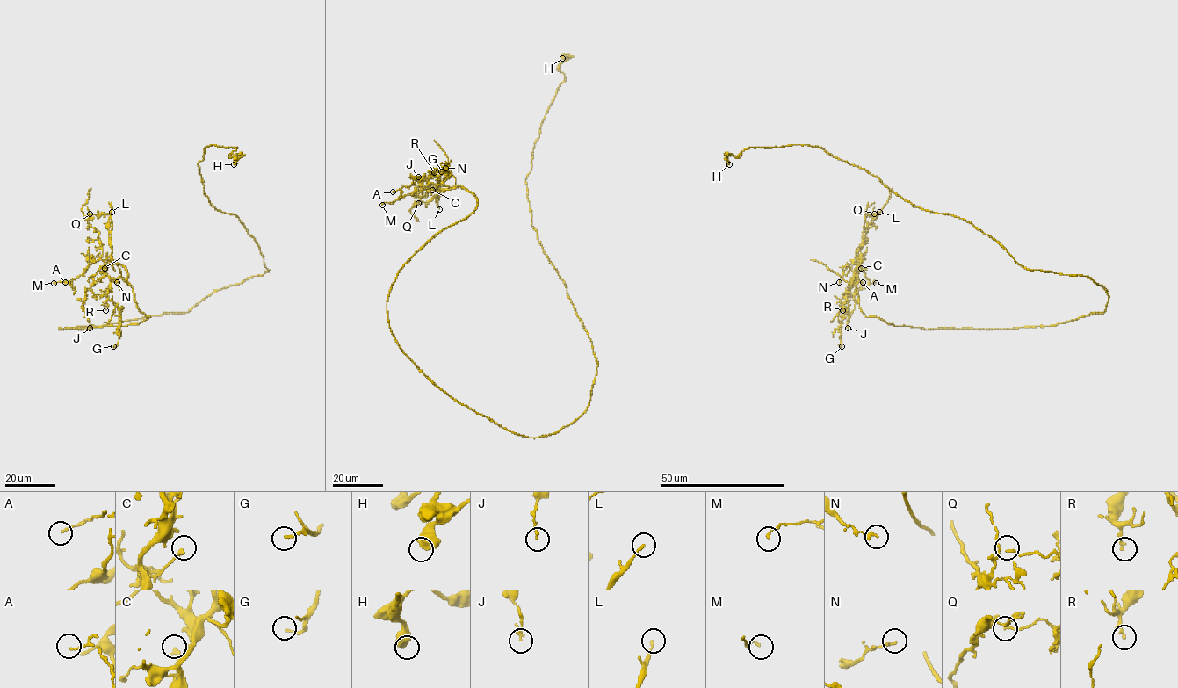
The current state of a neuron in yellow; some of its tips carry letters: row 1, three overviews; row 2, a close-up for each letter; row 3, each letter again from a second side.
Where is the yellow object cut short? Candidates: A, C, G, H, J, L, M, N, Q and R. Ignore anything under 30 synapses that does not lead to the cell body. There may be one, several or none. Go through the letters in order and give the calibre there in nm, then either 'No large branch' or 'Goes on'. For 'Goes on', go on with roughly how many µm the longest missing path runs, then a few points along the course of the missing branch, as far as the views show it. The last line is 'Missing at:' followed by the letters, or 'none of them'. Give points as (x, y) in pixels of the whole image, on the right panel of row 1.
A: Thickness 100 nm. No large branch
C: Thickness 220 nm. No large branch
G: Thickness 130 nm. No large branch
H: Thickness 650 nm. No large branch
J: Thickness 140 nm. No large branch
L: Thickness 130 nm. No large branch
M: Thickness 130 nm. No large branch
N: Thickness 160 nm. No large branch
Q: Thickness 70 nm. No large branch
R: Thickness 140 nm. No large branch
Missing at: none of them

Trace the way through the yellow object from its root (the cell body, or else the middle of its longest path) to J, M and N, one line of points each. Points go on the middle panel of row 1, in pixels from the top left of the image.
J: (519, 435), (440, 389), (389, 327), (386, 300), (400, 270), (477, 206), (460, 185), (411, 184), (418, 177)
M: (519, 435), (440, 389), (388, 324), (400, 270), (477, 199), (460, 185), (418, 187), (382, 205)
N: (519, 435), (440, 389), (389, 327), (386, 300), (400, 270), (477, 206), (460, 185), (428, 182), (445, 168)

